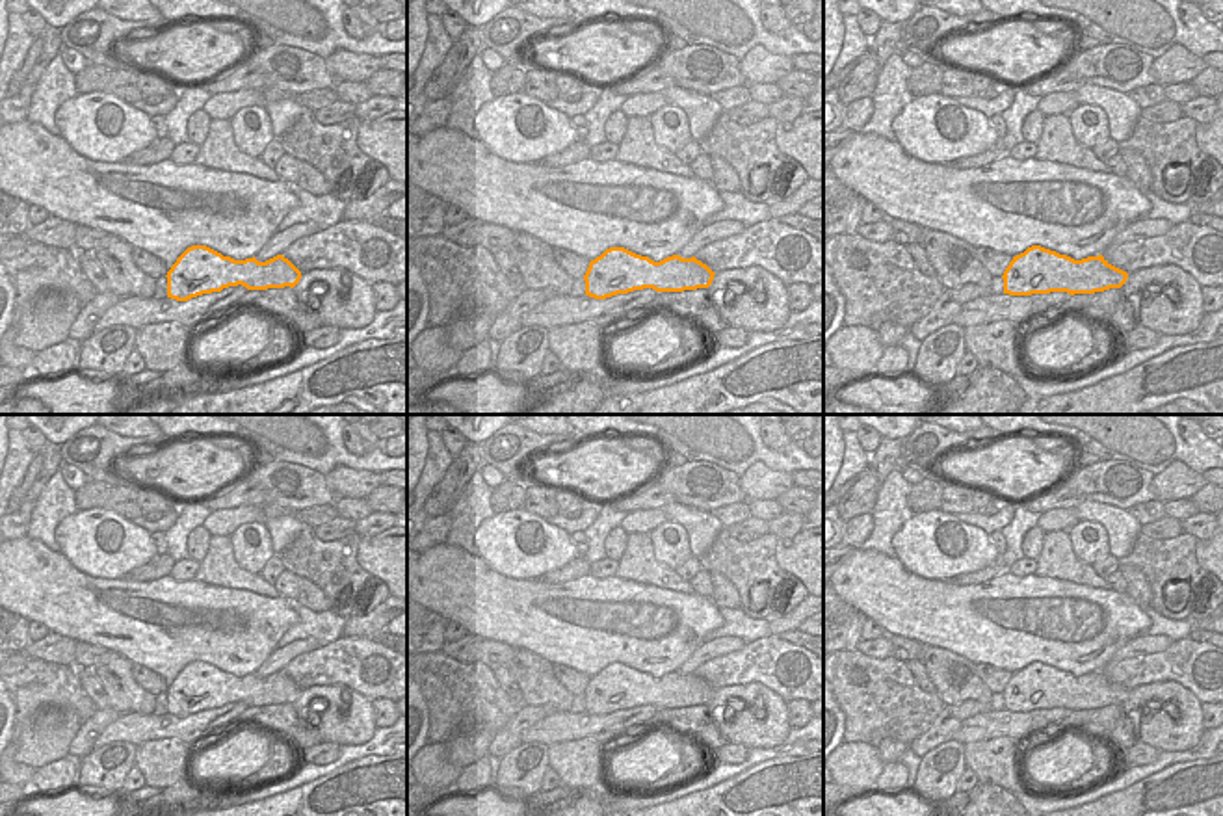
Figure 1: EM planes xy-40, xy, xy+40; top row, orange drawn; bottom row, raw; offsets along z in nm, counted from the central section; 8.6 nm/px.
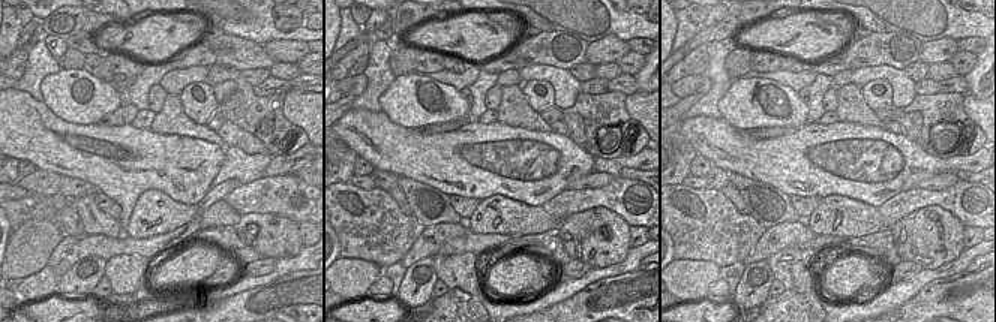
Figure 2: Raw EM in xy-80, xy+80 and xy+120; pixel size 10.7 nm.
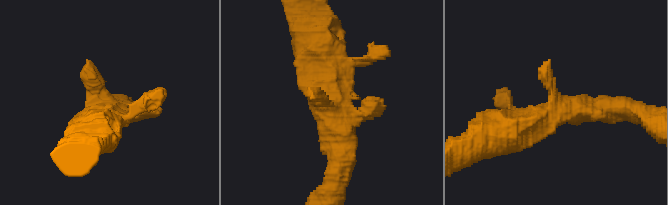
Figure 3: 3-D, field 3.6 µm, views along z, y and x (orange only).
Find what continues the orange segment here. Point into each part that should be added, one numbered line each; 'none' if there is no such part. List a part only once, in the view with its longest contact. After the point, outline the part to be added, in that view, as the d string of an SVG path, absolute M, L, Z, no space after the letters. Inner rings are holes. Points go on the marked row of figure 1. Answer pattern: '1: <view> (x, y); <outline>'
none

